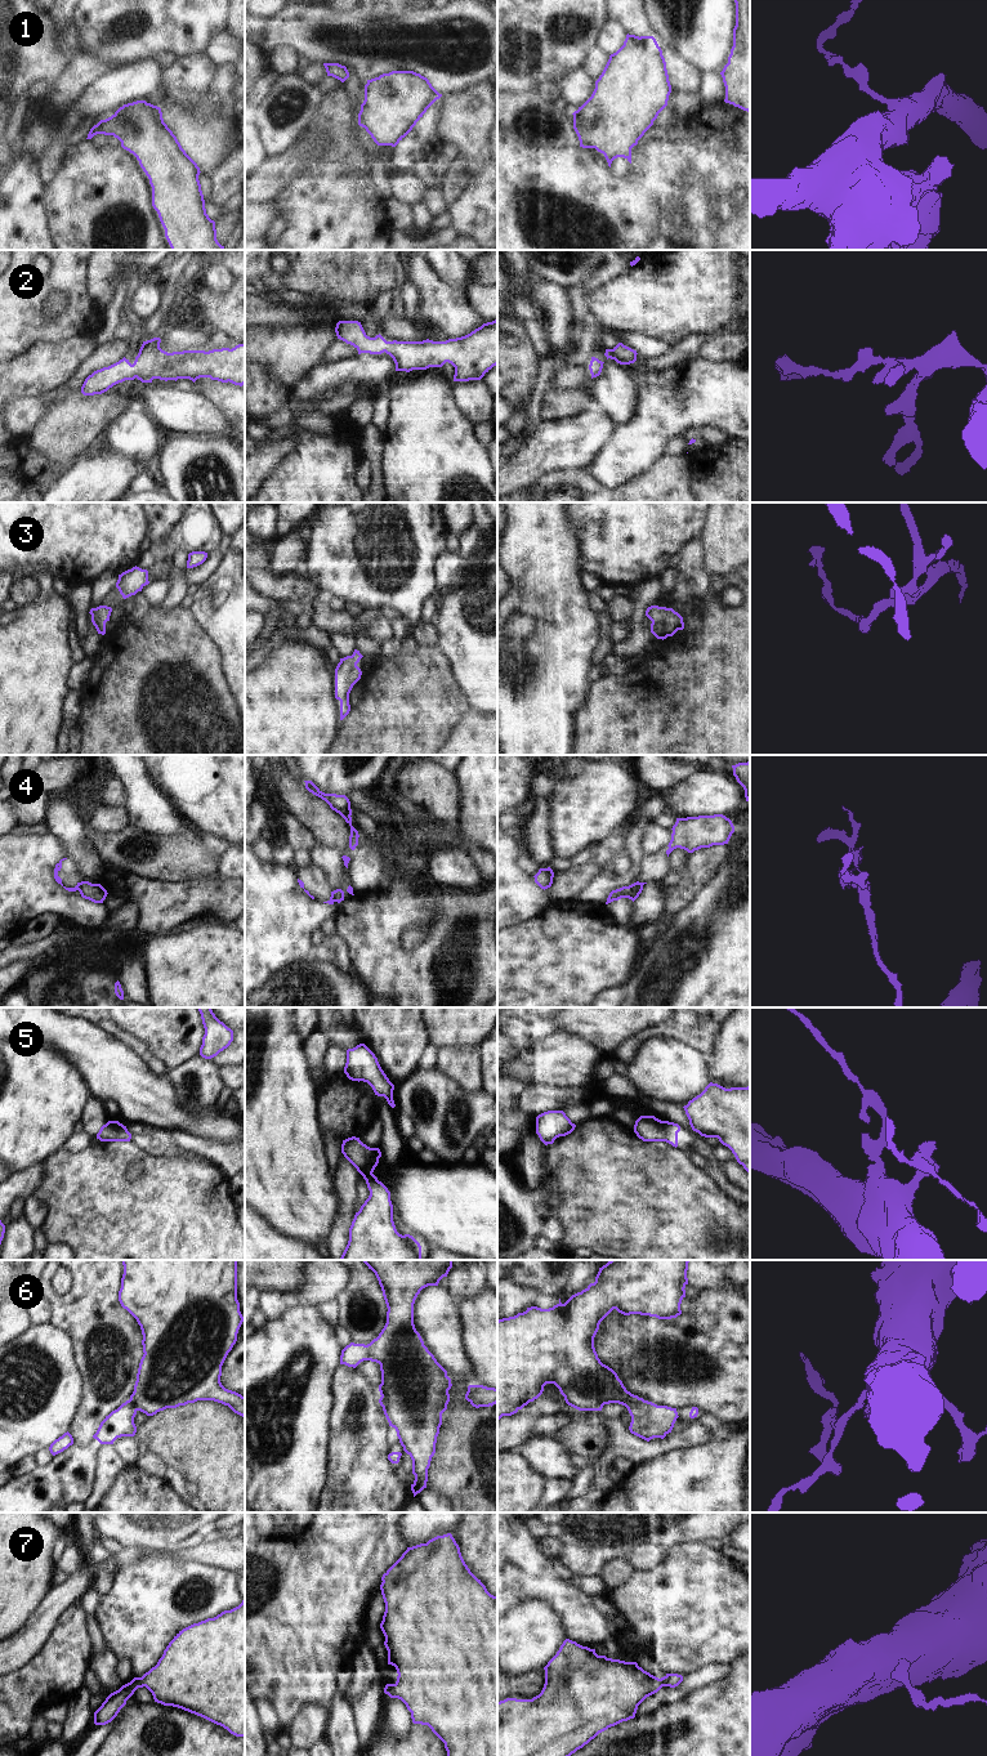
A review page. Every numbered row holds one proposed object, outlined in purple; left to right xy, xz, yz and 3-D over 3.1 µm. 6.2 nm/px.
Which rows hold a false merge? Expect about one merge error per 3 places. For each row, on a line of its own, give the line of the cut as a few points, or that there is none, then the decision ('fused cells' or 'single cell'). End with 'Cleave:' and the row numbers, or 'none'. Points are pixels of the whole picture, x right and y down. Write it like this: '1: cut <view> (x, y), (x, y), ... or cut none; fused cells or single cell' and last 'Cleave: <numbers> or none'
1: cut none; single cell
2: cut none; single cell
3: cut none; single cell
4: cut xy (80, 883), (79, 890); fused cells
5: cut yz (661, 1121), (665, 1140); fused cells
6: cut yz (643, 1399), (639, 1399), (628, 1408); fused cells
7: cut none; single cell
Cleave: 4, 5, 6

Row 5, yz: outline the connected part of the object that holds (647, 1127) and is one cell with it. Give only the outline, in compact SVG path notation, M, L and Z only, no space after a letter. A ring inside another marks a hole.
M640 1116L635 1121L634 1132L643 1141L665 1141L662 1121L655 1116Z

